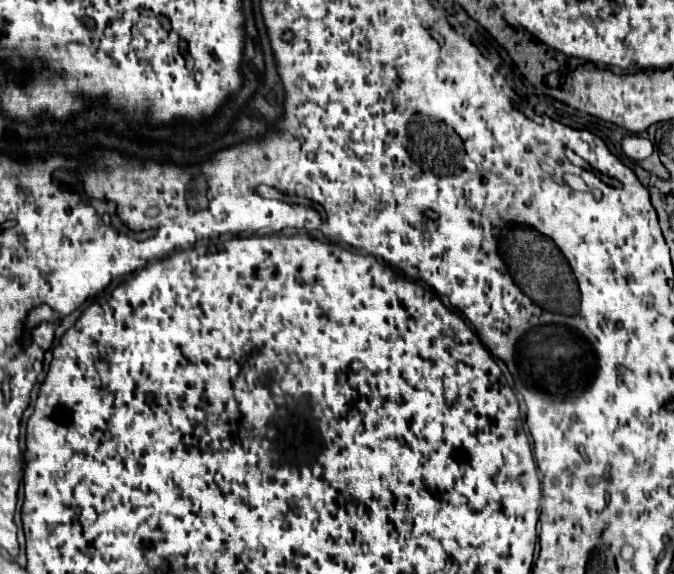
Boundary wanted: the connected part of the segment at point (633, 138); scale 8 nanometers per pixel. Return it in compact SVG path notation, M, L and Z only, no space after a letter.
M628 134L622 138L622 150L626 156L630 156L632 160L644 160L652 154L654 146L648 138L636 136L636 134Z

